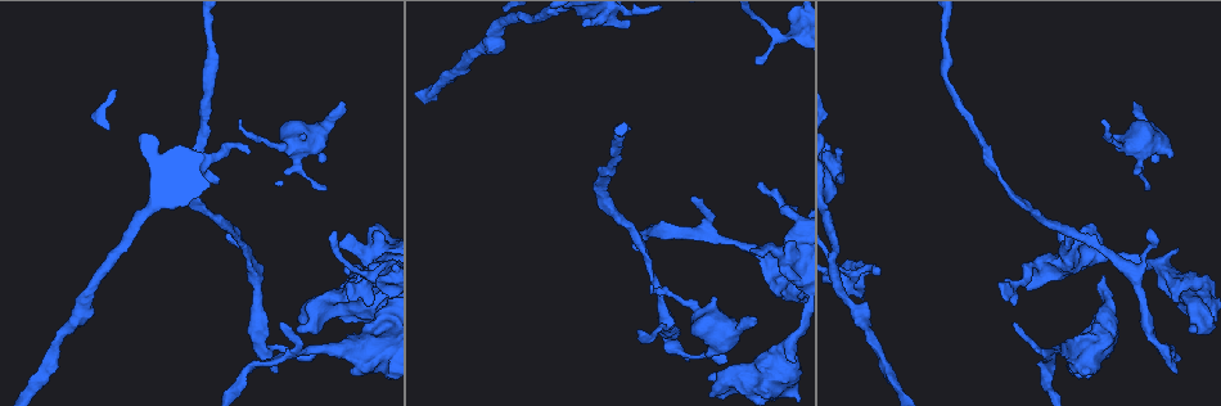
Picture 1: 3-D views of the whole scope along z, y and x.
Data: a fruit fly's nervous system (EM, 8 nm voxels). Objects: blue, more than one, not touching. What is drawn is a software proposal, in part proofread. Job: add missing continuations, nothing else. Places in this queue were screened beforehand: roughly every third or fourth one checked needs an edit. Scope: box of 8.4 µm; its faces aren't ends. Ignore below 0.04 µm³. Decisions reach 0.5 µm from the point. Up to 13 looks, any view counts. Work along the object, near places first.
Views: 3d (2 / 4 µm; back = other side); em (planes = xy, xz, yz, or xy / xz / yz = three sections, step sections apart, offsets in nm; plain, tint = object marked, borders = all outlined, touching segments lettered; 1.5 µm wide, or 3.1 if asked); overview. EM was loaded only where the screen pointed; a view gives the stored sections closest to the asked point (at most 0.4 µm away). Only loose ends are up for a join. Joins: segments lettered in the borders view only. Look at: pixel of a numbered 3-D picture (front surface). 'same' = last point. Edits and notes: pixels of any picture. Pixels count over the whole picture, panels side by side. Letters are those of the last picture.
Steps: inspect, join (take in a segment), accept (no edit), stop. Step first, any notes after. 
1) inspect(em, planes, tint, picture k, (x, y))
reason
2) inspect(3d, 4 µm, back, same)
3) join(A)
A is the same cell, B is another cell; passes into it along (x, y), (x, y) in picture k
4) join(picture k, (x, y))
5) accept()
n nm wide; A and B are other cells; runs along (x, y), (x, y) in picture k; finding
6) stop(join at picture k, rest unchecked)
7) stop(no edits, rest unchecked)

inspect(em, planes, borders, picture 1, (584, 24))
free end

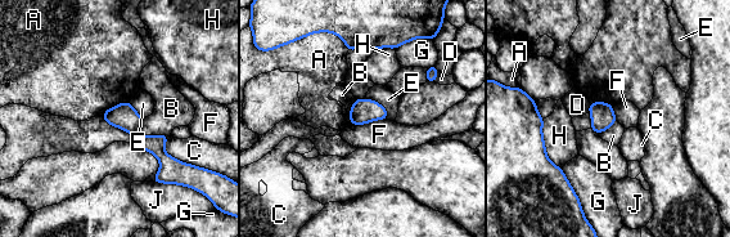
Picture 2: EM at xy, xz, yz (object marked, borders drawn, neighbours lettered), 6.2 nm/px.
accept()
A, B, C, D, E, F, G, H and J are other cells; border along (136, 132), (142, 135), (169, 135) in picture 2; none of them fits

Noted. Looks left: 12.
inspect(3d, 2 µm, picture 1, (241, 119))

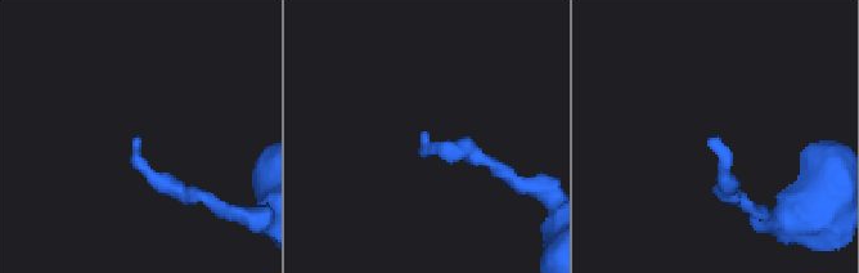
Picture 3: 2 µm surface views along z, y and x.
inspect(em, yz, step 8, tint, picture 3, (133, 140))
shape alone is not enough

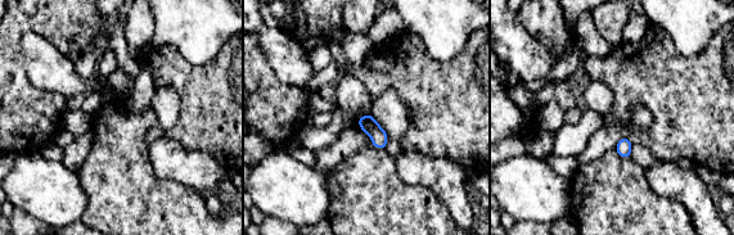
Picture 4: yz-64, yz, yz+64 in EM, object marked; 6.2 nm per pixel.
inspect(em, planes, borders, same)
another direction

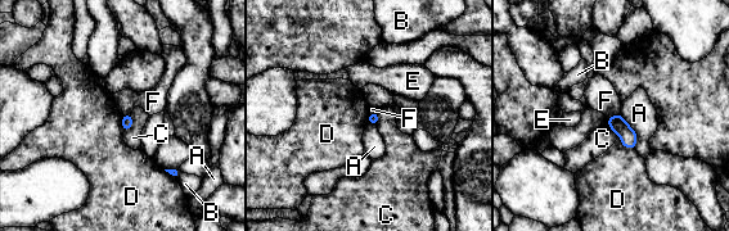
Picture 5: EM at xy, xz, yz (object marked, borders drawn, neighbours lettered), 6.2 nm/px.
accept()
A, B, C, D, E and F are other cells; border along (619, 135), (626, 148), (634, 148) in picture 5; none of them fits

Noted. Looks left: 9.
inspect(em, xz, step 8, tint, picture 1, (1135, 103))
branch stops here

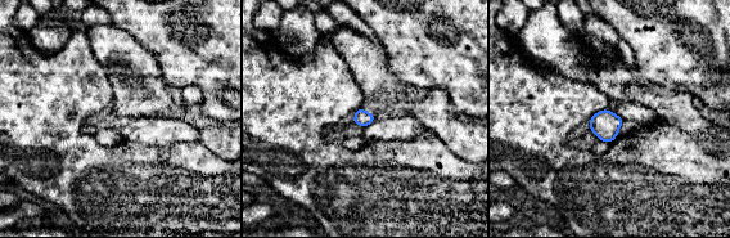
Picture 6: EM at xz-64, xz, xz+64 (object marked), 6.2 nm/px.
inspect(em, planes, borders, same)

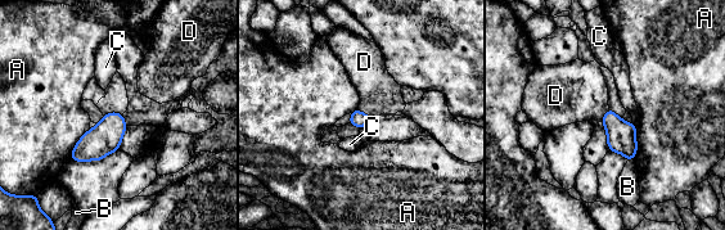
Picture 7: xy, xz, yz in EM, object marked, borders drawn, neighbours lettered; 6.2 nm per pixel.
join(D)
D is the same cell, A, B and C are other cells; passes into it along (358, 118), (365, 114), (379, 93) in picture 7; it goes on there

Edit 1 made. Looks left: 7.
inspect(em, xz, step 8, borders, picture 1, (1148, 188))
free end

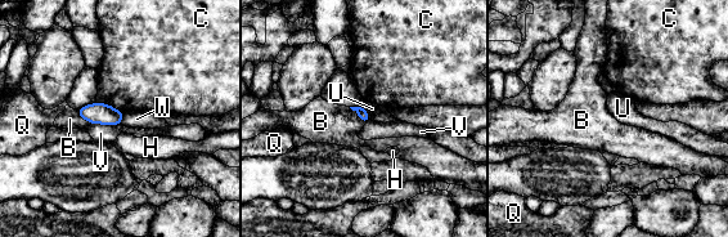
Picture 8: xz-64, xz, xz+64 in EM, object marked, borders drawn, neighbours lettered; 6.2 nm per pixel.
accept()
B, C, H, Q, U, V and W are other cells; border along (349, 107), (365, 123) in picture 8; no lettered segment goes on from it

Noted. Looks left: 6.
inspect(3d, 4 µm, picture 1, (881, 269))
branch stops here

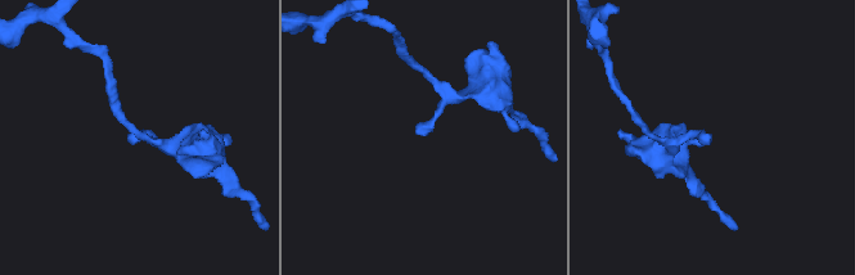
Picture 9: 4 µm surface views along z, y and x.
inspect(em, planes, borders, picture 9, (133, 137))

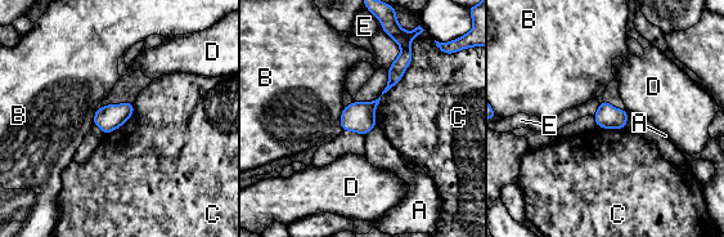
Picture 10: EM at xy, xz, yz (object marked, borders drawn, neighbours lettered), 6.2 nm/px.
accept()
A, B, C, D and E are other cells; border along (345, 107), (341, 115), (341, 129) in picture 10; no lettered segment goes on from it

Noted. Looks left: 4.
stop(join at picture 7, rest unchecked)

